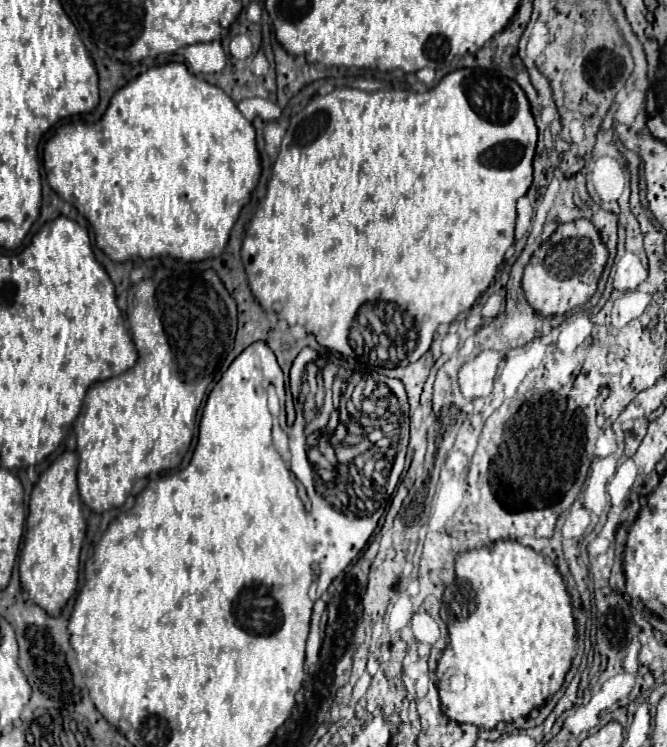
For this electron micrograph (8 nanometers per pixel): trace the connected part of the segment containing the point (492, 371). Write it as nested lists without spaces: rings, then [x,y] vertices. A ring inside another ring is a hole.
[[[484,350],[460,368],[458,384],[466,400],[476,400],[492,392],[494,376],[496,376],[496,368],[500,360],[502,360],[500,352]]]

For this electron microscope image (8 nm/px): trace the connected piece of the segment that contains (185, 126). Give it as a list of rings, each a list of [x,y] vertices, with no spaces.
[[[168,62],[156,68],[150,68],[130,82],[126,82],[110,100],[104,116],[98,122],[70,122],[60,126],[54,136],[46,140],[42,153],[43,167],[46,168],[46,178],[52,190],[56,190],[66,202],[70,202],[92,226],[96,236],[96,246],[108,254],[116,262],[124,262],[128,258],[158,258],[158,256],[172,256],[182,260],[206,260],[212,256],[220,256],[230,230],[242,210],[242,206],[250,200],[250,192],[256,188],[260,178],[260,154],[256,150],[256,132],[254,126],[242,116],[238,106],[218,88],[208,84],[202,78],[196,78],[188,72],[186,64],[182,62]]]

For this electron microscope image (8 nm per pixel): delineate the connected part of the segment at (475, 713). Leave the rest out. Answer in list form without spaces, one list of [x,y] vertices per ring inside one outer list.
[[[496,540],[490,546],[484,548],[474,548],[474,550],[466,550],[460,552],[456,556],[456,580],[452,584],[446,586],[444,596],[442,596],[442,608],[440,608],[440,618],[446,622],[448,626],[448,634],[450,634],[450,642],[446,646],[446,650],[442,652],[442,658],[438,660],[438,668],[436,668],[436,688],[440,692],[440,700],[442,700],[442,710],[448,718],[456,720],[456,722],[468,722],[474,724],[478,728],[486,728],[492,730],[496,728],[496,724],[504,722],[512,722],[520,716],[528,716],[534,708],[540,708],[544,704],[544,700],[548,696],[552,696],[554,692],[560,690],[566,672],[570,670],[570,662],[572,662],[576,654],[576,626],[574,626],[574,616],[572,616],[572,606],[570,606],[570,596],[568,590],[564,586],[564,580],[558,572],[558,568],[544,558],[542,554],[534,552],[528,546],[522,546],[516,540]]]

